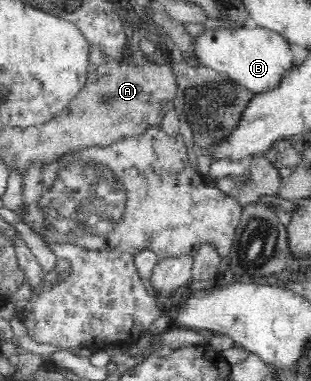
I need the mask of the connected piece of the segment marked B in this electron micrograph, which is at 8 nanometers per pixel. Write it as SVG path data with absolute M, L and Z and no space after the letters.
M248 24L243 28L232 28L205 32L193 38L193 62L205 65L227 74L233 81L241 84L254 94L270 92L282 84L286 73L295 67L295 51L283 35Z

